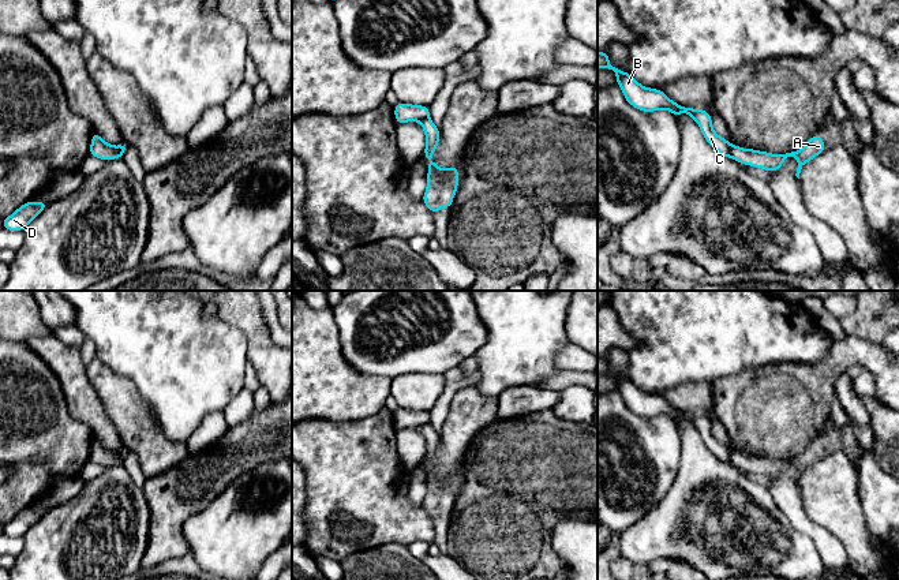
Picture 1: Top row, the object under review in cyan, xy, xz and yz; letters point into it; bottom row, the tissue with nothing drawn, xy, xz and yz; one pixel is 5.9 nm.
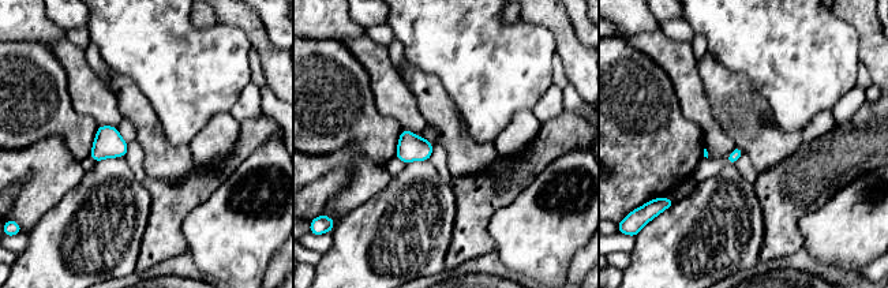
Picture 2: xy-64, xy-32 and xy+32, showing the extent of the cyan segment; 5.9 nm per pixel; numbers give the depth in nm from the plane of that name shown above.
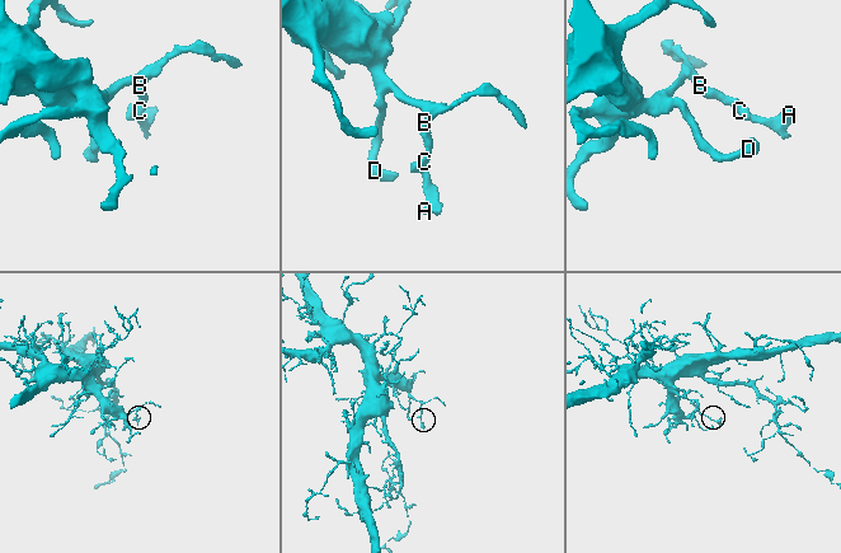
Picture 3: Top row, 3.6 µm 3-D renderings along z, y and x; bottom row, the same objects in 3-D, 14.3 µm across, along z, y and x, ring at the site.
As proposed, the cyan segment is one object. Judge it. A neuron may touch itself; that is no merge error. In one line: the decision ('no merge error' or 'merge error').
merge error

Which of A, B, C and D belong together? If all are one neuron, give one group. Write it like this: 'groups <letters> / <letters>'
groups A / B C D

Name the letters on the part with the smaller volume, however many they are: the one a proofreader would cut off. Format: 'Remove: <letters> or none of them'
Remove: A

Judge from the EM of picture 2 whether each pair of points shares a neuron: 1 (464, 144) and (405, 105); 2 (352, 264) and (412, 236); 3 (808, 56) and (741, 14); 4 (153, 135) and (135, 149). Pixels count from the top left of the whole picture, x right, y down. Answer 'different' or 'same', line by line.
1: different
2: same
3: same
4: different

